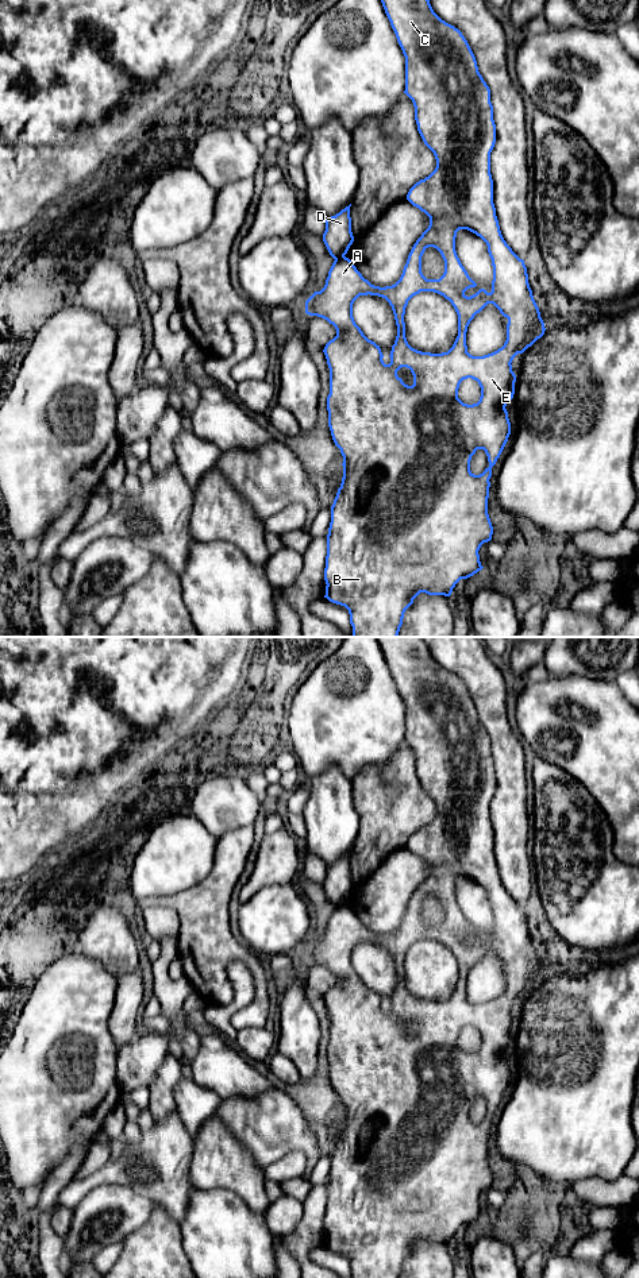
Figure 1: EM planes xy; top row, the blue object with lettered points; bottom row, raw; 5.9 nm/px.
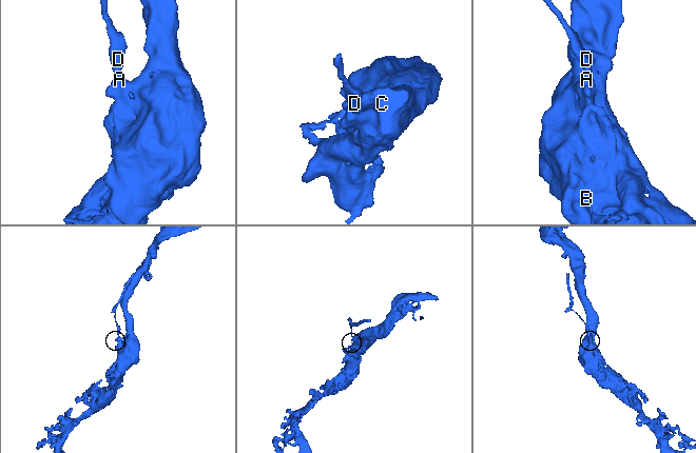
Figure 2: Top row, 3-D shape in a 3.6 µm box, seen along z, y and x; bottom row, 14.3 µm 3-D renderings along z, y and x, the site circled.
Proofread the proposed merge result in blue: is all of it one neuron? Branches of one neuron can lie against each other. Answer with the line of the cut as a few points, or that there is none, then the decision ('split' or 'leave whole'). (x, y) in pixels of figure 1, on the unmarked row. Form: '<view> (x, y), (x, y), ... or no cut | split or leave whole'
xy (343, 903), (335, 907) | split

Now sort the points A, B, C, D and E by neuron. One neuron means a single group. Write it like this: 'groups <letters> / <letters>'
groups A B C E / D

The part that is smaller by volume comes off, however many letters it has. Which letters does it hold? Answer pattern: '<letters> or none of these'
D

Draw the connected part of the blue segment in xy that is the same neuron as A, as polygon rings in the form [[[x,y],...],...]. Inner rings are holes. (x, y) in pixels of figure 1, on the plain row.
[[[376,637],[385,661],[390,669],[390,673],[396,682],[397,690],[403,698],[405,704],[405,738],[404,741],[412,748],[415,754],[415,768],[417,772],[417,779],[424,789],[424,792],[434,800],[436,807],[435,818],[426,825],[416,830],[408,839],[407,848],[421,860],[424,860],[430,865],[428,876],[421,881],[421,884],[413,892],[407,911],[404,914],[403,922],[400,927],[392,934],[374,934],[367,927],[362,924],[362,922],[357,918],[357,915],[351,911],[351,908],[346,904],[338,906],[334,908],[328,924],[326,927],[326,933],[320,939],[315,939],[307,949],[305,949],[305,961],[309,964],[317,964],[327,968],[332,972],[336,977],[336,984],[330,988],[323,1000],[327,1007],[327,1012],[330,1016],[330,1042],[327,1045],[327,1058],[328,1058],[328,1074],[331,1078],[332,1088],[335,1093],[340,1097],[343,1104],[343,1126],[340,1135],[338,1136],[336,1144],[331,1154],[331,1170],[327,1182],[327,1204],[326,1204],[326,1216],[324,1216],[324,1228],[326,1228],[326,1243],[330,1250],[344,1254],[350,1262],[350,1271],[353,1278],[400,1278],[403,1273],[403,1266],[405,1258],[413,1251],[413,1247],[420,1242],[426,1240],[428,1243],[444,1243],[450,1244],[453,1236],[461,1227],[467,1227],[481,1219],[484,1215],[480,1209],[478,1198],[484,1190],[492,1188],[493,1174],[488,1162],[488,1146],[489,1146],[489,1135],[490,1135],[490,1124],[492,1124],[492,1115],[496,1112],[497,1107],[500,1105],[508,1085],[511,1082],[511,1070],[508,1066],[508,1059],[505,1057],[509,1047],[513,1046],[515,1042],[515,1030],[516,1023],[512,1019],[512,1008],[517,1001],[523,1001],[528,995],[531,995],[538,987],[544,982],[544,970],[540,965],[539,955],[534,947],[532,938],[528,931],[528,922],[524,908],[520,907],[512,896],[504,888],[499,868],[496,864],[496,856],[493,852],[493,827],[490,822],[490,800],[496,791],[496,772],[493,768],[493,753],[490,750],[490,737],[484,729],[482,723],[478,719],[476,704],[462,683],[462,680],[455,676],[454,673],[442,668],[432,657],[430,648],[427,645],[426,637]],[[459,877],[467,877],[477,884],[480,884],[488,893],[488,900],[492,907],[493,914],[493,928],[492,928],[492,939],[488,941],[485,937],[480,937],[476,942],[467,945],[465,939],[470,935],[476,935],[477,931],[469,924],[467,919],[462,914],[457,899],[455,899],[455,885]],[[428,895],[436,896],[443,908],[444,908],[444,920],[439,927],[427,927],[421,920],[421,904]],[[420,939],[434,939],[443,943],[446,947],[451,950],[457,962],[458,962],[458,984],[453,992],[453,995],[447,1000],[442,1001],[431,1001],[431,1000],[421,1000],[412,996],[405,985],[405,970],[404,962],[408,949],[419,942]],[[359,943],[378,943],[385,946],[389,953],[392,954],[396,973],[397,973],[397,984],[394,992],[392,993],[390,999],[390,1011],[385,1012],[382,1005],[382,1000],[380,993],[374,989],[369,988],[361,976],[355,972],[353,965],[353,951]],[[488,951],[493,951],[500,961],[508,966],[507,972],[507,988],[501,996],[497,999],[484,1003],[484,1004],[473,1004],[467,1000],[466,993],[466,980],[470,969],[474,966],[477,961],[480,961]],[[401,1015],[407,1015],[411,1018],[413,1023],[413,1032],[408,1034],[403,1030],[403,1027],[397,1023],[397,1019]],[[471,1026],[478,1030],[481,1035],[481,1045],[477,1051],[467,1053],[463,1051],[458,1046],[458,1036],[463,1027]],[[477,1097],[484,1097],[489,1115],[480,1123],[474,1123],[470,1119],[470,1108],[471,1104],[476,1101]]]

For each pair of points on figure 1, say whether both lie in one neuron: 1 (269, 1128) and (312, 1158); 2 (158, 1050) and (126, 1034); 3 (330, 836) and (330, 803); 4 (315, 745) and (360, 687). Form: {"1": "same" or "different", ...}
{"1": "same", "2": "different", "3": "same", "4": "same"}

